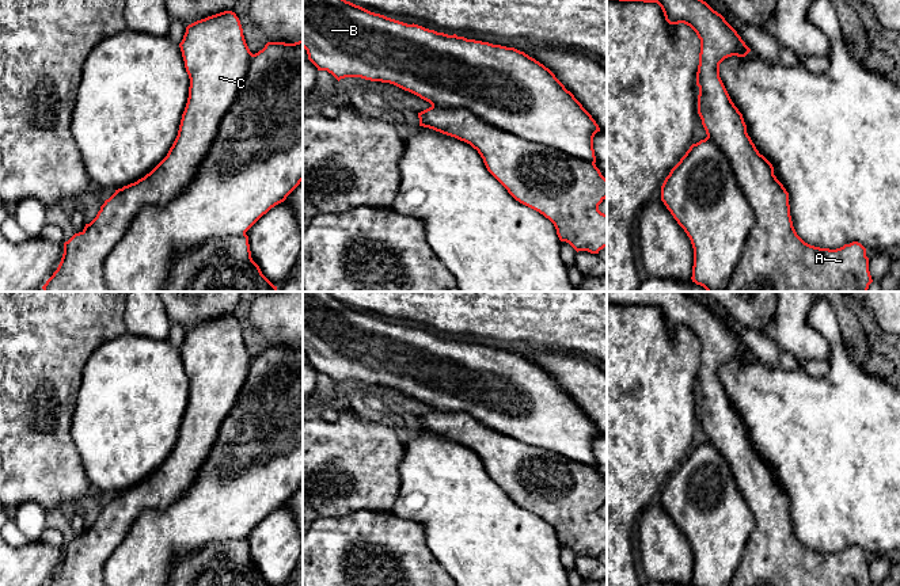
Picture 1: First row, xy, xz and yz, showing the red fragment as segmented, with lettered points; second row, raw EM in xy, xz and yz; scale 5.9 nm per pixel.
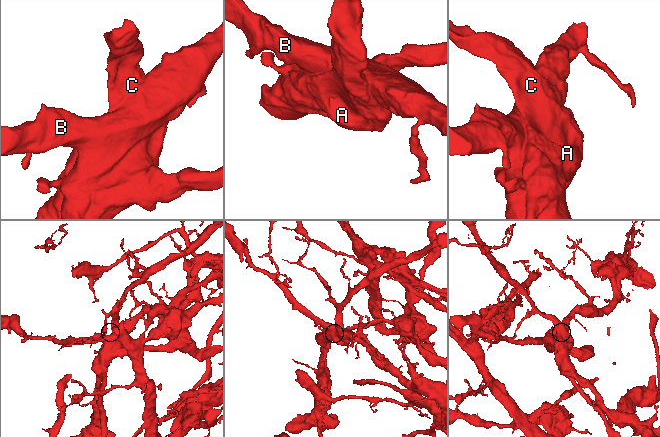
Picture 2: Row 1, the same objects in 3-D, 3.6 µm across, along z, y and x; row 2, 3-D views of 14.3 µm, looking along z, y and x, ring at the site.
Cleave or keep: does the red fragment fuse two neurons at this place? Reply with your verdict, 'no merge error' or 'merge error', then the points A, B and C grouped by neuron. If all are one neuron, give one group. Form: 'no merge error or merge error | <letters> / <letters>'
merge error | A C / B

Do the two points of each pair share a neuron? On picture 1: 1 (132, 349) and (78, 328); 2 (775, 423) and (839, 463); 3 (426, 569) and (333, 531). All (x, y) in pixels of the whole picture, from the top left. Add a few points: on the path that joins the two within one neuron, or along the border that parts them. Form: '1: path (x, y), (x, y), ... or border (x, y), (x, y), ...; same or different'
1: border (126, 331), (102, 343), (86, 361); different
2: path (792, 423), (805, 429), (823, 446); same
3: path (403, 555), (386, 543), (356, 540); same

